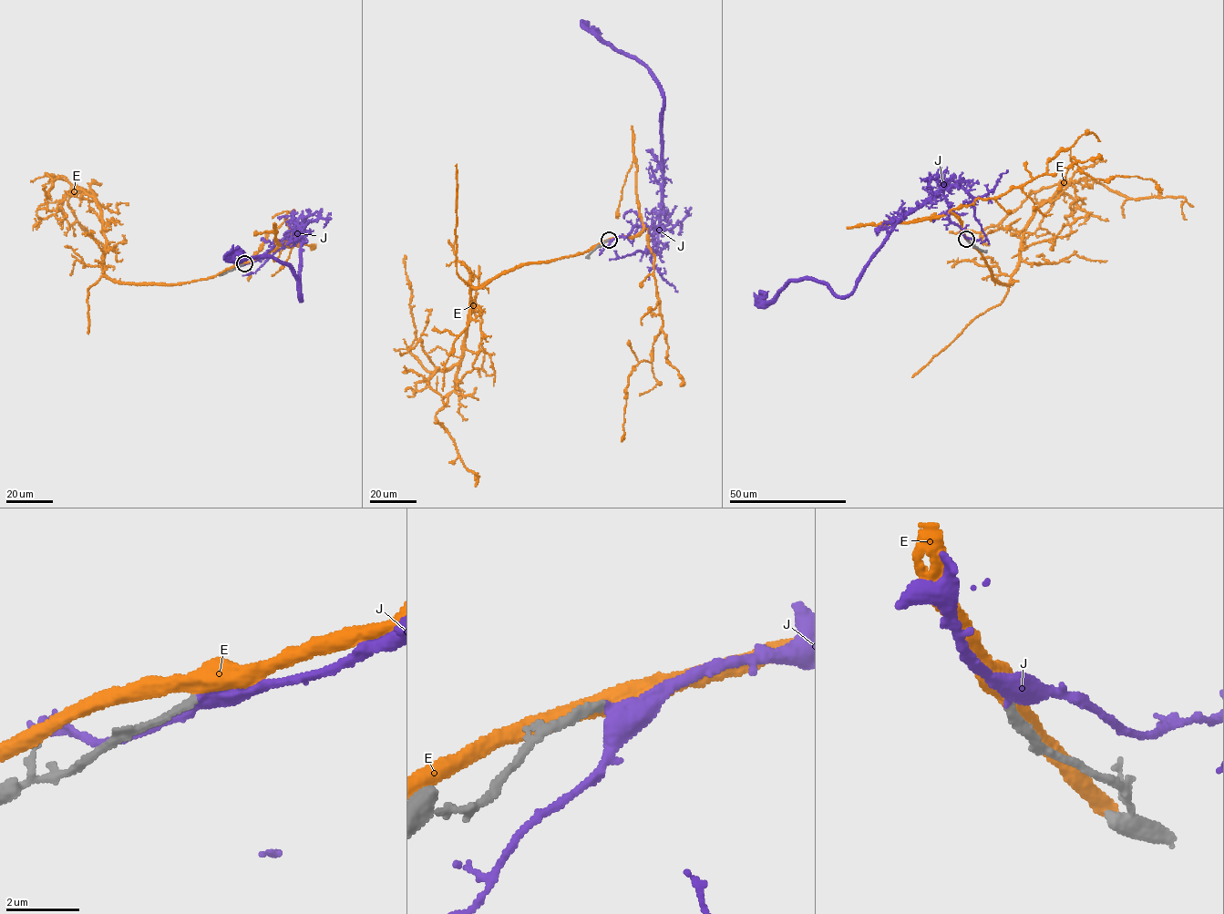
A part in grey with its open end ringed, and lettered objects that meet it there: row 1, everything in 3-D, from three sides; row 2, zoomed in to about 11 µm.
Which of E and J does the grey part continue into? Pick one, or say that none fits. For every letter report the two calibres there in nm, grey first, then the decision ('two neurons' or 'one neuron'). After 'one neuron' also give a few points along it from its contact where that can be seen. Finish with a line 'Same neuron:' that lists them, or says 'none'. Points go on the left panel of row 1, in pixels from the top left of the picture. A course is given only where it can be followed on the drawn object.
E: calibres 200 and 480 nm; two neurons
J: calibres 200 and 360 nm; one neuron; course (244, 263), (260, 259), (296, 223), (301, 300), (289, 266), (269, 257), (236, 260), (232, 244)
Same neuron: J

